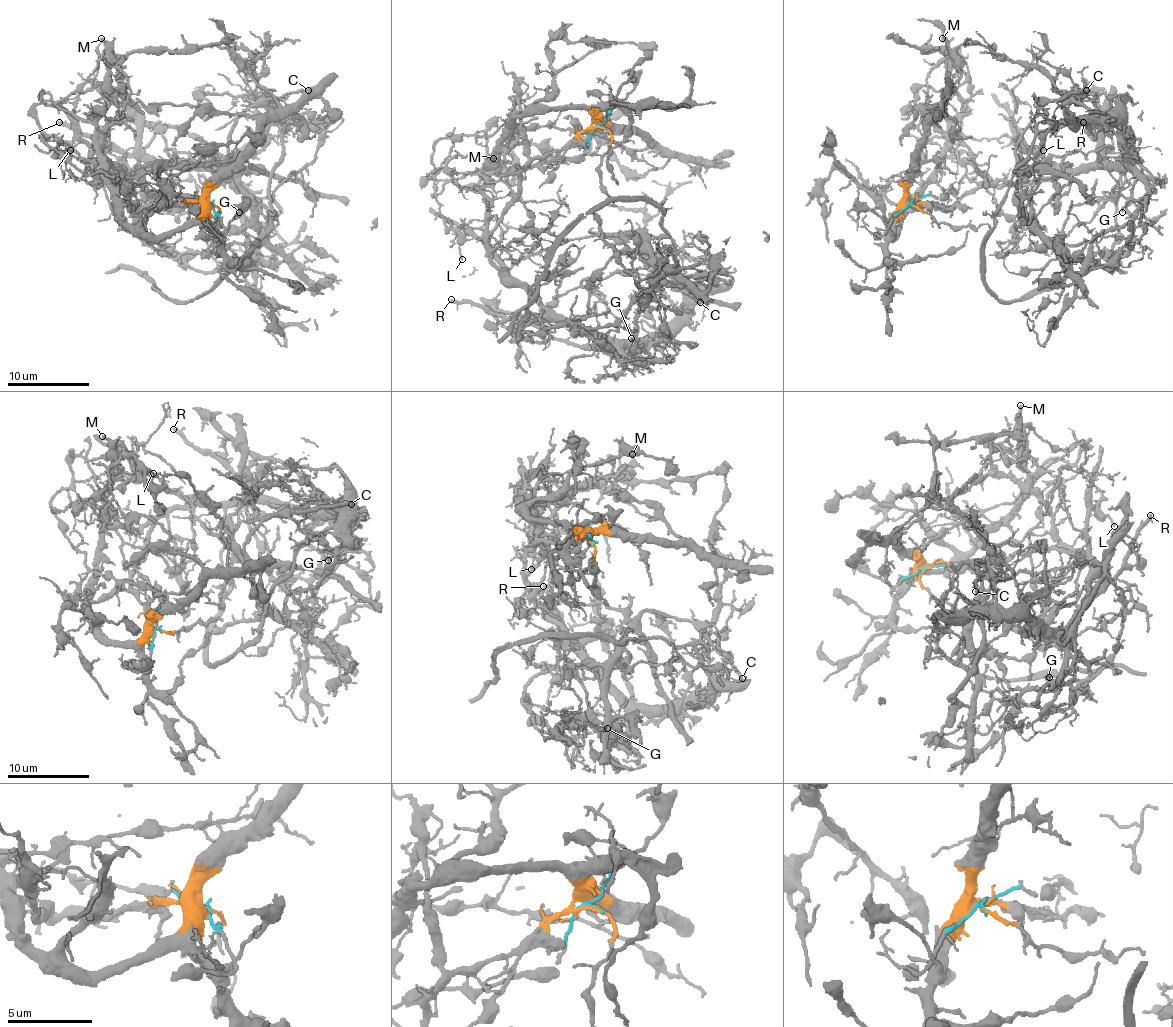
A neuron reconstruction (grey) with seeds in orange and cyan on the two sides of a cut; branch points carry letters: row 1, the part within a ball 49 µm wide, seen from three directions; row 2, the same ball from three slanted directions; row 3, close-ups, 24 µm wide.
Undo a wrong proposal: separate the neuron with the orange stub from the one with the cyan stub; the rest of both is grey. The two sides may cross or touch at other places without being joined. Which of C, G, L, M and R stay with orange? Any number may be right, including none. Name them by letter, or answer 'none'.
C, G, M, R

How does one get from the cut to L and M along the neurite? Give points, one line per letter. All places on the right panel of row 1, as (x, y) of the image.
L: (911, 202), (958, 187), (966, 169), (958, 161), (952, 136), (1009, 136), (1019, 146), (1044, 151)
M: (911, 204), (892, 220), (892, 235), (902, 220), (907, 202), (933, 171), (945, 140), (950, 50), (941, 38)

